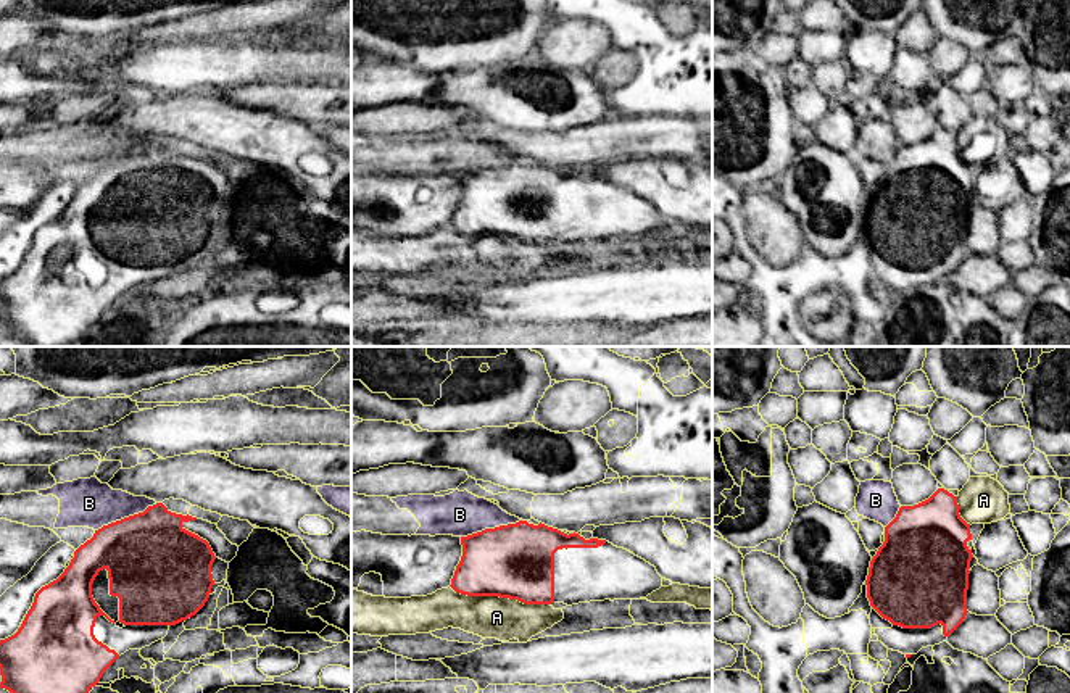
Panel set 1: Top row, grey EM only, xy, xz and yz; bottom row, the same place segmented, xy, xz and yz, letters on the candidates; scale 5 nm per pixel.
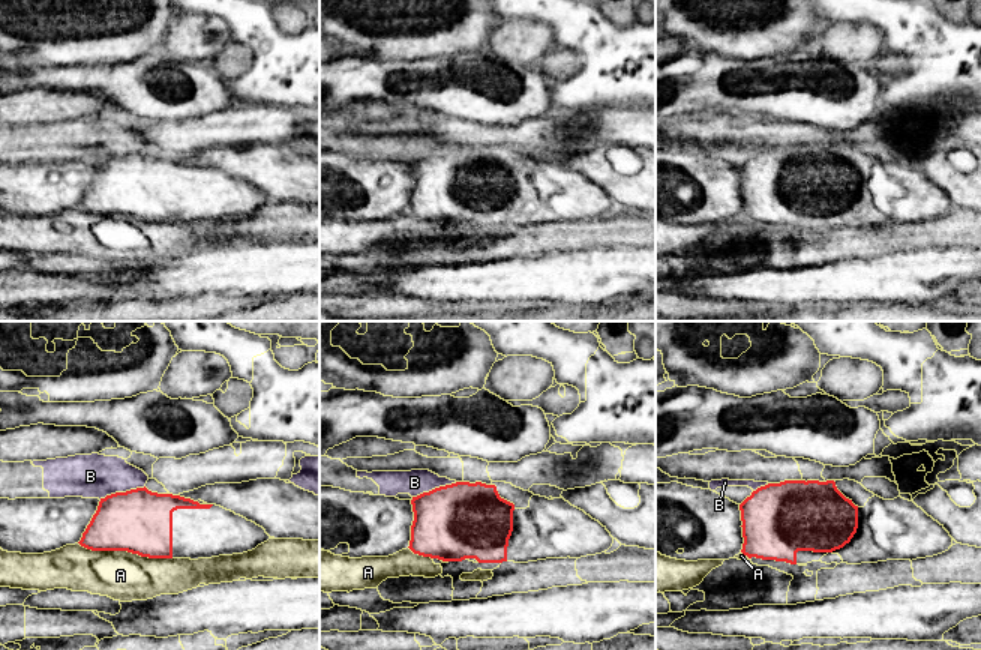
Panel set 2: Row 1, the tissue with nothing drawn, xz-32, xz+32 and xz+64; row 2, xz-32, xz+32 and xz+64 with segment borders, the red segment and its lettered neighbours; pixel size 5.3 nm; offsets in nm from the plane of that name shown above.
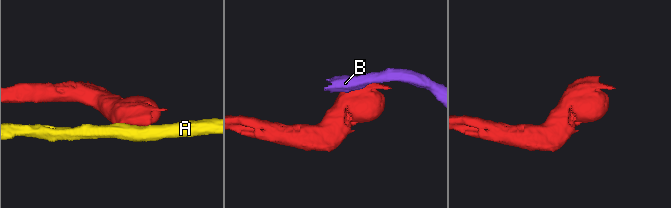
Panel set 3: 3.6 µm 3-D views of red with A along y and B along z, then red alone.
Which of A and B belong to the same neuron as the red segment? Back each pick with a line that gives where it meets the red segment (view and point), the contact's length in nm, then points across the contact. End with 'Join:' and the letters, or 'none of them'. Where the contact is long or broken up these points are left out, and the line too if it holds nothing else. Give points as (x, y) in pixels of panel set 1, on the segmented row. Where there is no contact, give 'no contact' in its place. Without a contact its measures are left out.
Join: none of them

